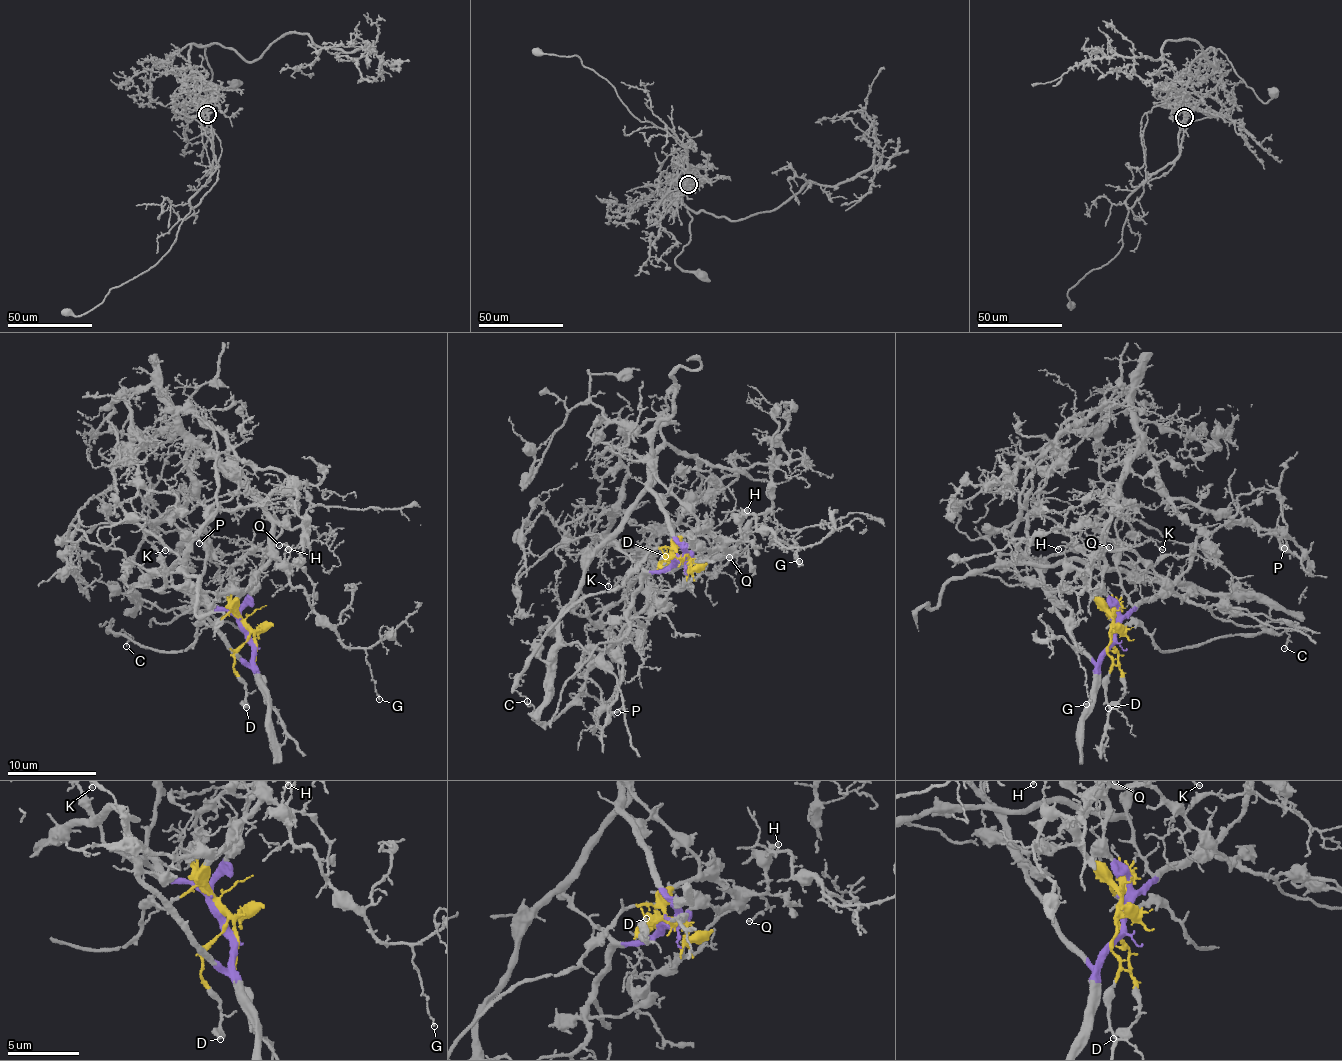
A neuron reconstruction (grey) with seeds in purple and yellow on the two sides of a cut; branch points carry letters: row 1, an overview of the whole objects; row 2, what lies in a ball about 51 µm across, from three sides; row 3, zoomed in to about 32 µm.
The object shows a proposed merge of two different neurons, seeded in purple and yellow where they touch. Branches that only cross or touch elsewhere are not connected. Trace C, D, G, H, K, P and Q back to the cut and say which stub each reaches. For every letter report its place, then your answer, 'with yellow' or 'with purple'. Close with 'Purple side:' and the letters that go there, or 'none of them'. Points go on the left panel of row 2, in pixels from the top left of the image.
C: at (126, 646); with yellow
D: at (246, 707); with yellow
G: at (379, 699); with yellow
H: at (288, 549); with yellow
K: at (165, 550); with purple
P: at (199, 543); with purple
Q: at (279, 545); with yellow
Purple side: K, P

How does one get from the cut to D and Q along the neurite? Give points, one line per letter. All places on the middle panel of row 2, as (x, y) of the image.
D: (680, 557), (660, 563), (664, 570), (666, 555)
Q: (680, 557), (684, 556), (677, 554), (681, 540), (689, 533), (713, 532), (740, 545), (728, 558)

